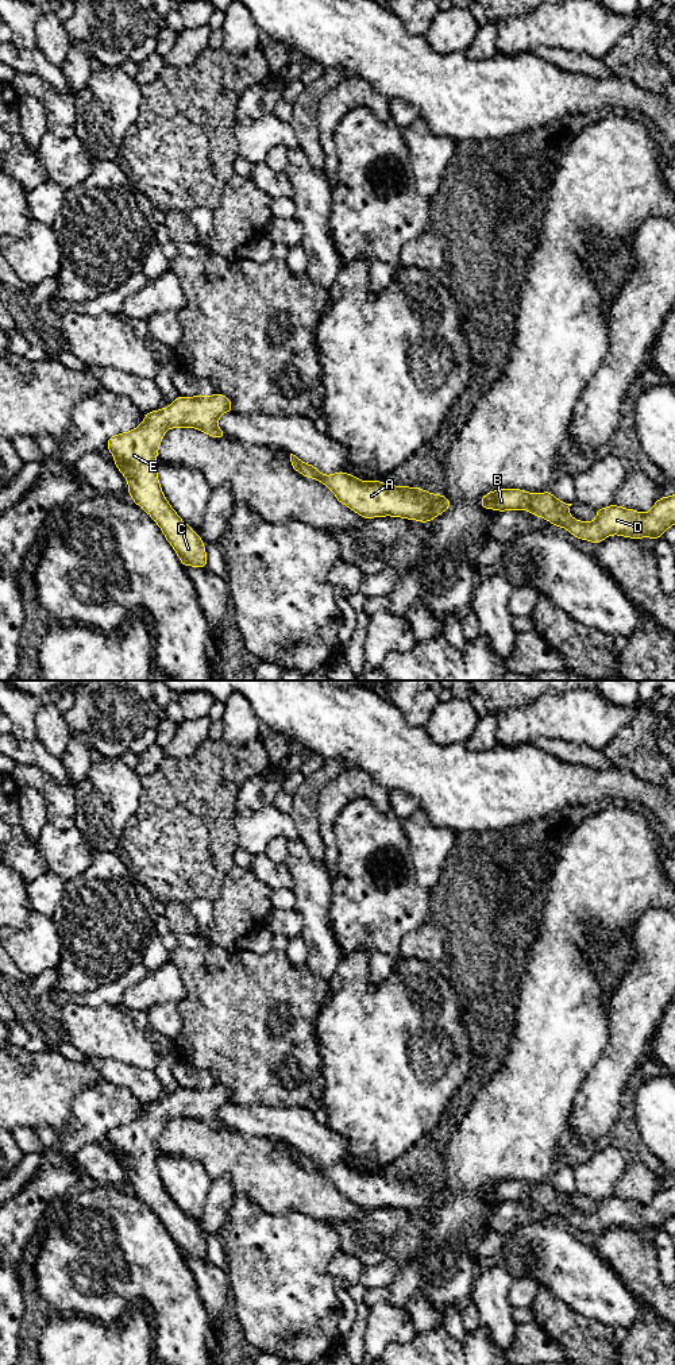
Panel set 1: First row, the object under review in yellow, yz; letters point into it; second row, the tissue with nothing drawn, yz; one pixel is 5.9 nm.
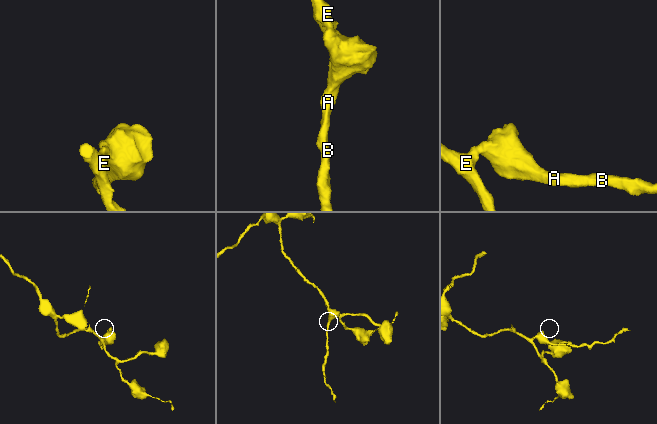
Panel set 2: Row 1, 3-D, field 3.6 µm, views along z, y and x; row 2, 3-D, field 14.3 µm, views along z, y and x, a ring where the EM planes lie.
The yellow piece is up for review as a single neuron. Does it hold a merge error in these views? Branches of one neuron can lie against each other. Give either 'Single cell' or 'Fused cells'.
Single cell

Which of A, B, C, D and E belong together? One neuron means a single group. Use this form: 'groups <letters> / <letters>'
groups A B C D E

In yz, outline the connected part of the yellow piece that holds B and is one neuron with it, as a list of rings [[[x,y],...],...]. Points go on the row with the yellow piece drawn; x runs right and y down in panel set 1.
[[[518,489],[493,490],[481,498],[485,509],[529,510],[533,516],[554,523],[555,528],[563,527],[572,536],[582,540],[601,543],[610,535],[632,537],[660,539],[675,524],[675,494],[660,497],[648,513],[625,509],[616,504],[597,509],[597,518],[583,523],[571,517],[568,508],[572,504],[559,501],[551,491],[531,494]]]

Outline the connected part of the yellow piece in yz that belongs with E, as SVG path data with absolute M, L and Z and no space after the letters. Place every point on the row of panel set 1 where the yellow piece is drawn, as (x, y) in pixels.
M215 392L212 397L205 397L202 393L196 397L178 396L167 408L146 413L143 423L138 428L112 436L107 441L107 448L115 458L115 466L128 482L128 494L132 501L159 525L184 567L207 568L207 552L201 537L180 518L166 501L157 475L158 448L169 428L197 428L215 439L227 436L217 427L219 417L227 412L234 412L231 400L220 393Z

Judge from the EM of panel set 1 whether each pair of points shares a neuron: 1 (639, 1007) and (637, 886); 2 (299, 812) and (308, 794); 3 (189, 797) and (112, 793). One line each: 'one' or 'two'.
1: two
2: one
3: two

